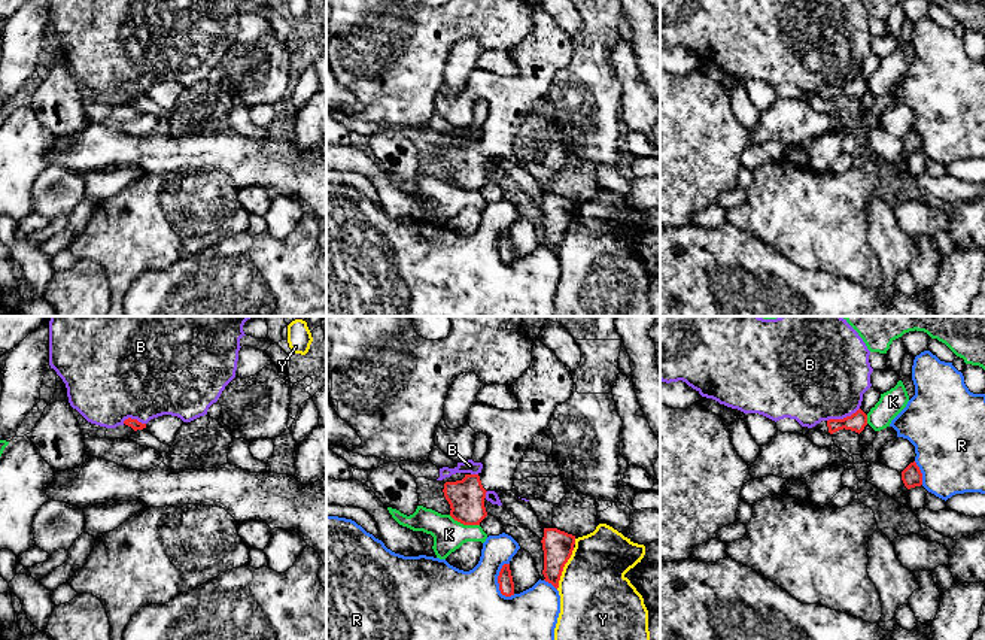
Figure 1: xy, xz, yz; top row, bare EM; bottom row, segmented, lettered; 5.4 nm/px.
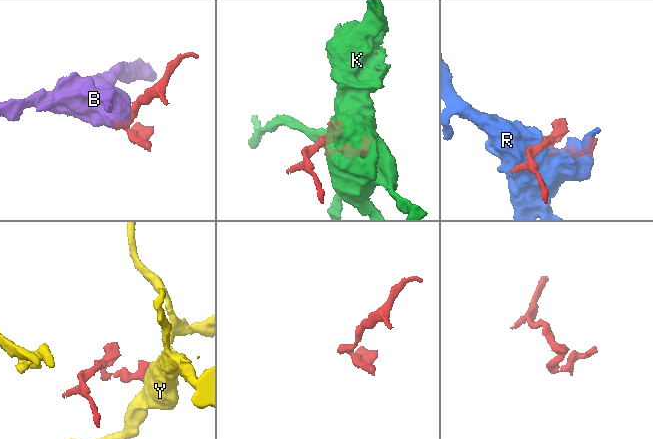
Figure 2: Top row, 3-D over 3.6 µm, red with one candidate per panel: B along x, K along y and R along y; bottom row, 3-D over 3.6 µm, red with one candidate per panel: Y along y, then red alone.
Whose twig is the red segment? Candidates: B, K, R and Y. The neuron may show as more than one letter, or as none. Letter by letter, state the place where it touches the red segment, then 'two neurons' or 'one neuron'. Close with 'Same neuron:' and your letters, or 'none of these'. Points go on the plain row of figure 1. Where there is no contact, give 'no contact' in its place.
B: yz (844, 84) | two neurons
K: xz (464, 190) | two neurons
R: xz (498, 245) | two neurons
Y: xz (562, 234) | two neurons
Same neuron: none of these

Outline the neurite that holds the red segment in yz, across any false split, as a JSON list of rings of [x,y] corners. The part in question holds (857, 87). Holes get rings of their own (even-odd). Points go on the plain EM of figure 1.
[[[858,75],[855,79],[843,85],[821,87],[812,94],[803,92],[803,101],[806,101],[809,95],[817,95],[817,97],[833,100],[843,94],[860,100],[866,91],[867,91],[867,81],[861,75]]]

